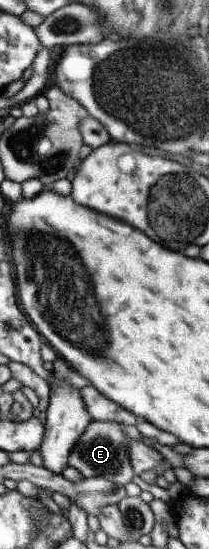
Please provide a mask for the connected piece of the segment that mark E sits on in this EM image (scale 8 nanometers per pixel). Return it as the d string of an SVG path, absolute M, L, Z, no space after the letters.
M91 419L86 429L82 431L81 437L74 443L66 459L66 465L76 468L84 478L101 477L124 485L132 481L132 476L136 475L128 461L128 453L126 453L128 442L130 442L130 437L120 429L116 421Z

